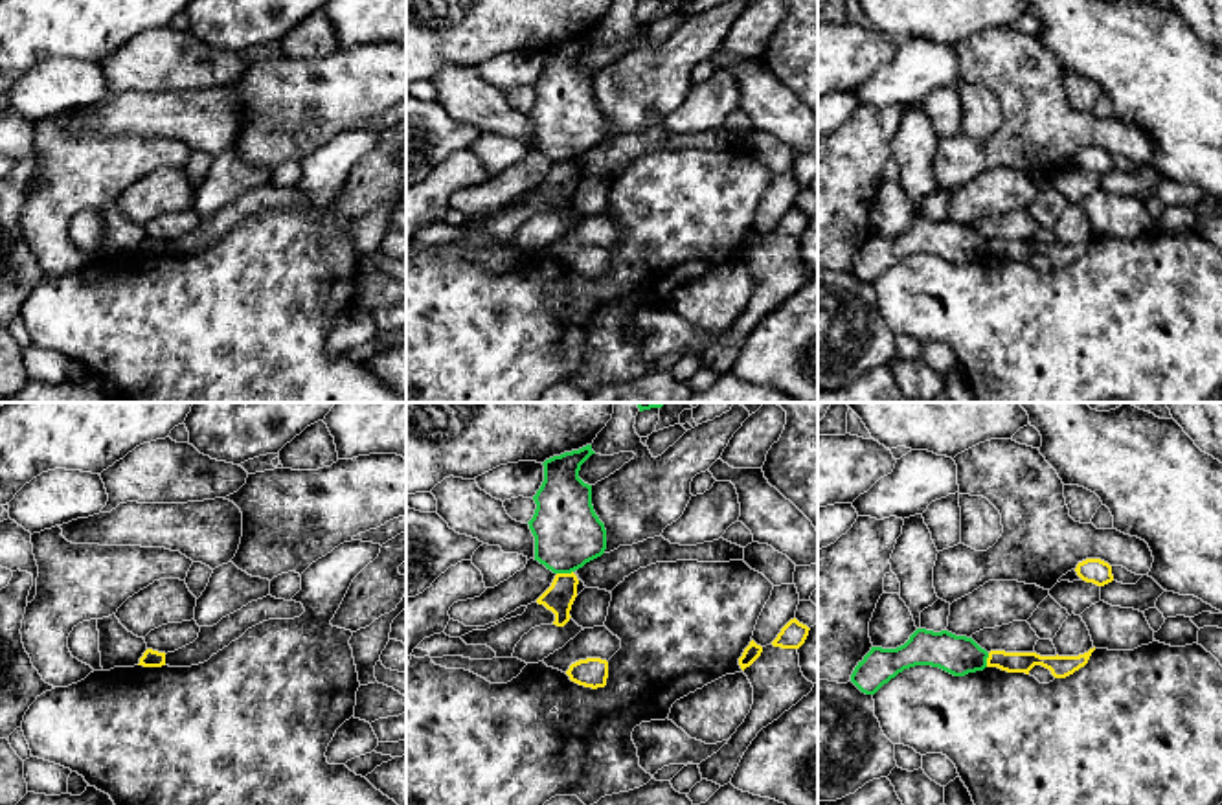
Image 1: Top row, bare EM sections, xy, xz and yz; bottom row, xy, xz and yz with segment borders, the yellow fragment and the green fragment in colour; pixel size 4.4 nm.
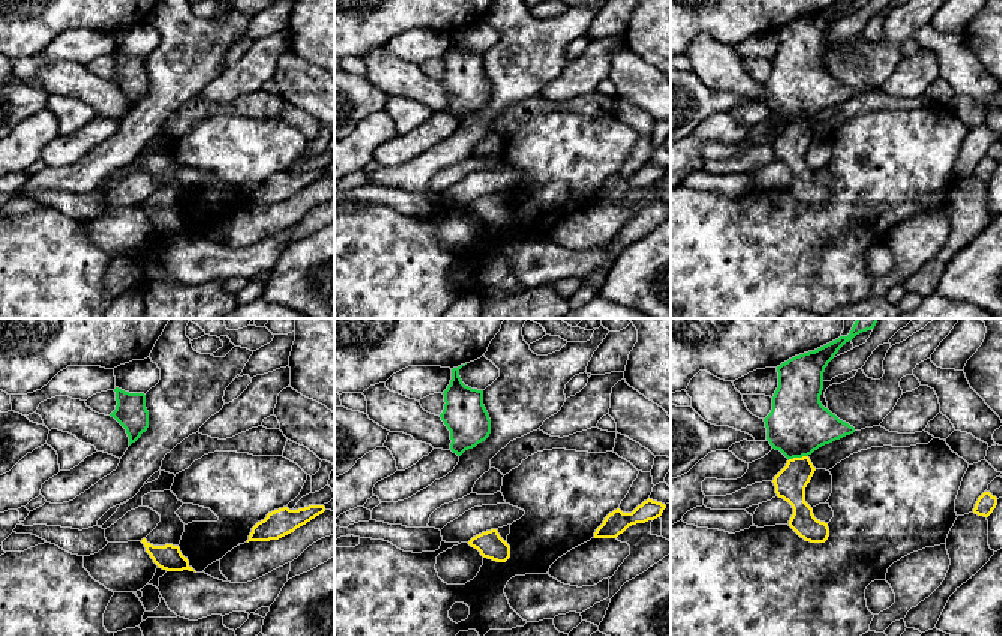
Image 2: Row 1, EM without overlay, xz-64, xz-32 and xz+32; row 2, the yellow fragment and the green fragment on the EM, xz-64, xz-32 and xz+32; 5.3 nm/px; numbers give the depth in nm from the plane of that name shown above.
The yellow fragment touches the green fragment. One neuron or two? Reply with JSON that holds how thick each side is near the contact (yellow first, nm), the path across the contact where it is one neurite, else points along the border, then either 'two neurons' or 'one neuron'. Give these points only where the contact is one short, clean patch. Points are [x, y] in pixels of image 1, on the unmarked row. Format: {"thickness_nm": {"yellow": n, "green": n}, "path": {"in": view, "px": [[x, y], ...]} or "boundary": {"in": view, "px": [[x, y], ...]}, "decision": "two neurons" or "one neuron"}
{"thickness_nm": {"yellow": 130, "green": 300}, "boundary": {"in": "xz", "px": [[572, 158], [557, 162]]}, "decision": "two neurons"}

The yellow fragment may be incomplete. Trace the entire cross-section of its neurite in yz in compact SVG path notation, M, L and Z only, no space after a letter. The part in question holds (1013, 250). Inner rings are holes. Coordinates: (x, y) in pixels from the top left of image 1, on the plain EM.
M1095 235L1079 244L1040 244L1036 241L990 239L987 246L987 255L1029 263L1035 254L1042 254L1049 257L1055 266L1066 266L1084 255L1093 239Z

